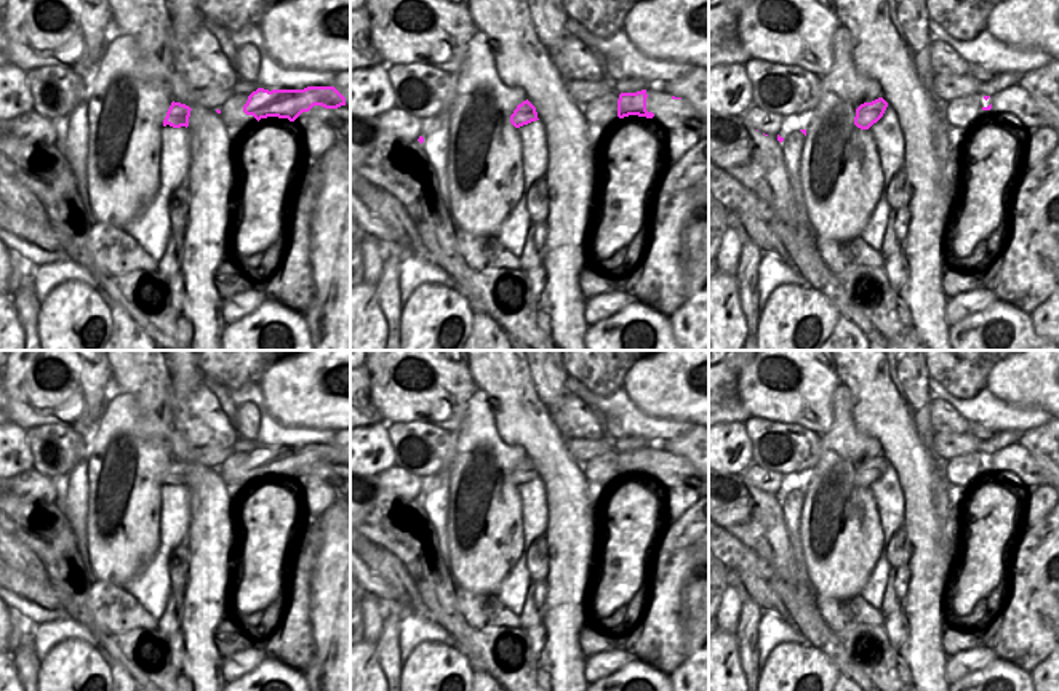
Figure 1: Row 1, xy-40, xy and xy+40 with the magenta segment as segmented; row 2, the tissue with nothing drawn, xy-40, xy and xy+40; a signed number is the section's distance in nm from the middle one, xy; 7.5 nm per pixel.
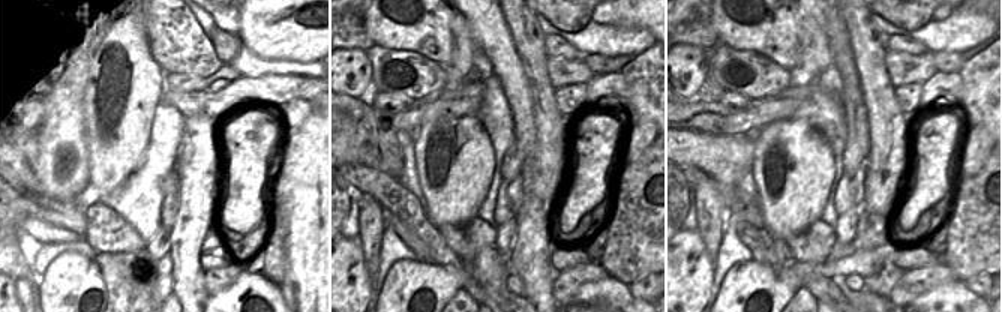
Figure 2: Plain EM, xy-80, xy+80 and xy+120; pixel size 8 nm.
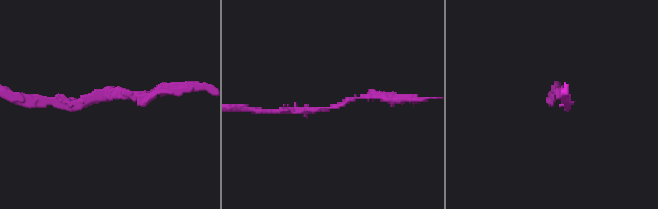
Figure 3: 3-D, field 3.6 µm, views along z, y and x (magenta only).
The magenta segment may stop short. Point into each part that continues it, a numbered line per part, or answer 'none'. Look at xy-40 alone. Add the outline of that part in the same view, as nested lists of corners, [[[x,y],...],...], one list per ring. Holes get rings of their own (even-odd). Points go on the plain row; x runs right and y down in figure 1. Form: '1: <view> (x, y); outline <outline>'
none

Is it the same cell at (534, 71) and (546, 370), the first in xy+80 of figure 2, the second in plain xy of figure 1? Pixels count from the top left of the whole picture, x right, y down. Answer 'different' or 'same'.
same

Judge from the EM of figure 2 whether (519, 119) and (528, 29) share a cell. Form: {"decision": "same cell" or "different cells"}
{"decision": "different cells"}

